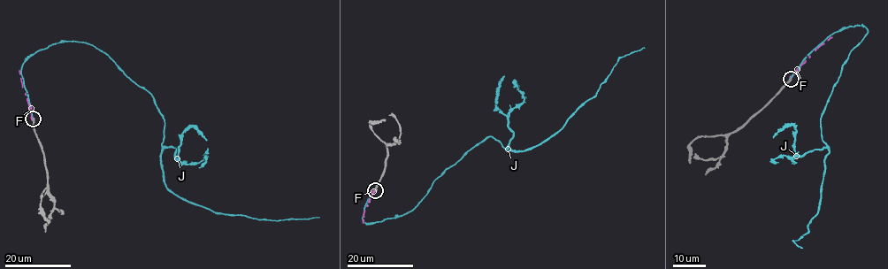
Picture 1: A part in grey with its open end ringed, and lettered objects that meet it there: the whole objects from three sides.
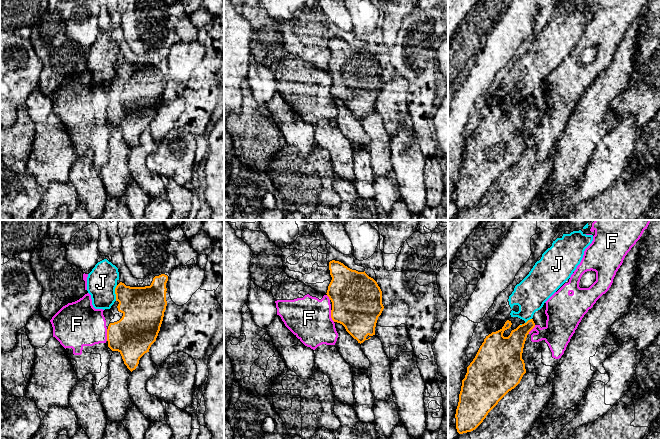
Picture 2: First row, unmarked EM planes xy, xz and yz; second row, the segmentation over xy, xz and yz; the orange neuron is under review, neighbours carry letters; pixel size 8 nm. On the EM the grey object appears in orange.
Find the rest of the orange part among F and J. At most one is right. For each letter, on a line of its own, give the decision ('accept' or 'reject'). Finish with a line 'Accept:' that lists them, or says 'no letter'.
F: reject
J: reject
Accept: no letter

